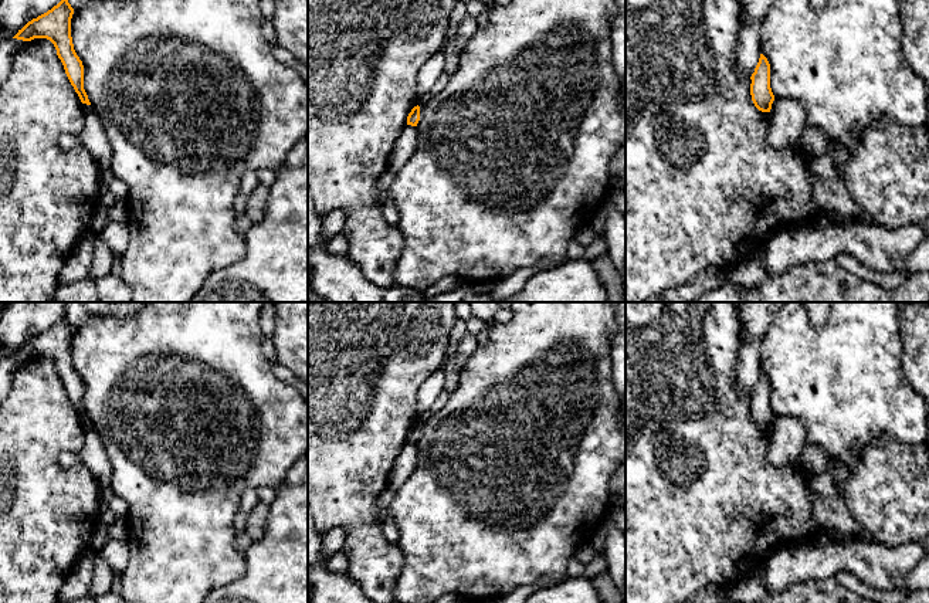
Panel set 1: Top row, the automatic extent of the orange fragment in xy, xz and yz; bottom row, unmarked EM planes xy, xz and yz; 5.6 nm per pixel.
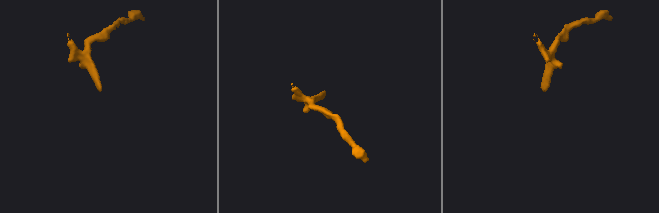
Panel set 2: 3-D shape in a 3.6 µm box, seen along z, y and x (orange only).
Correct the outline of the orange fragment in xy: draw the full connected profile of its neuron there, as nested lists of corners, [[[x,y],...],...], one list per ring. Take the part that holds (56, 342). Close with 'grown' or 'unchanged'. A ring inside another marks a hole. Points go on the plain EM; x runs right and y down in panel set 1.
[[[64,315],[51,328],[28,339],[13,356],[23,359],[31,359],[34,356],[50,358],[55,365],[57,373],[61,377],[65,392],[81,420],[91,423],[84,407],[84,383],[72,362],[72,332],[74,326],[68,321],[68,315]]]; unchanged

